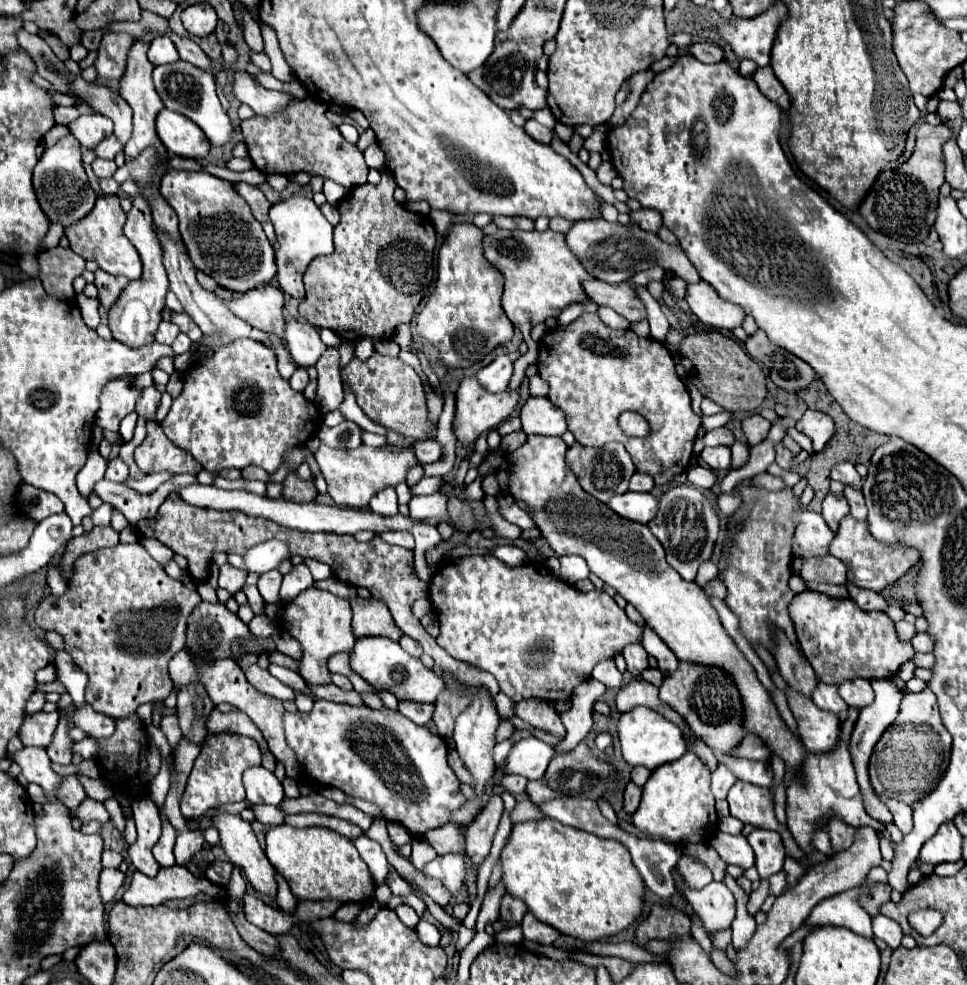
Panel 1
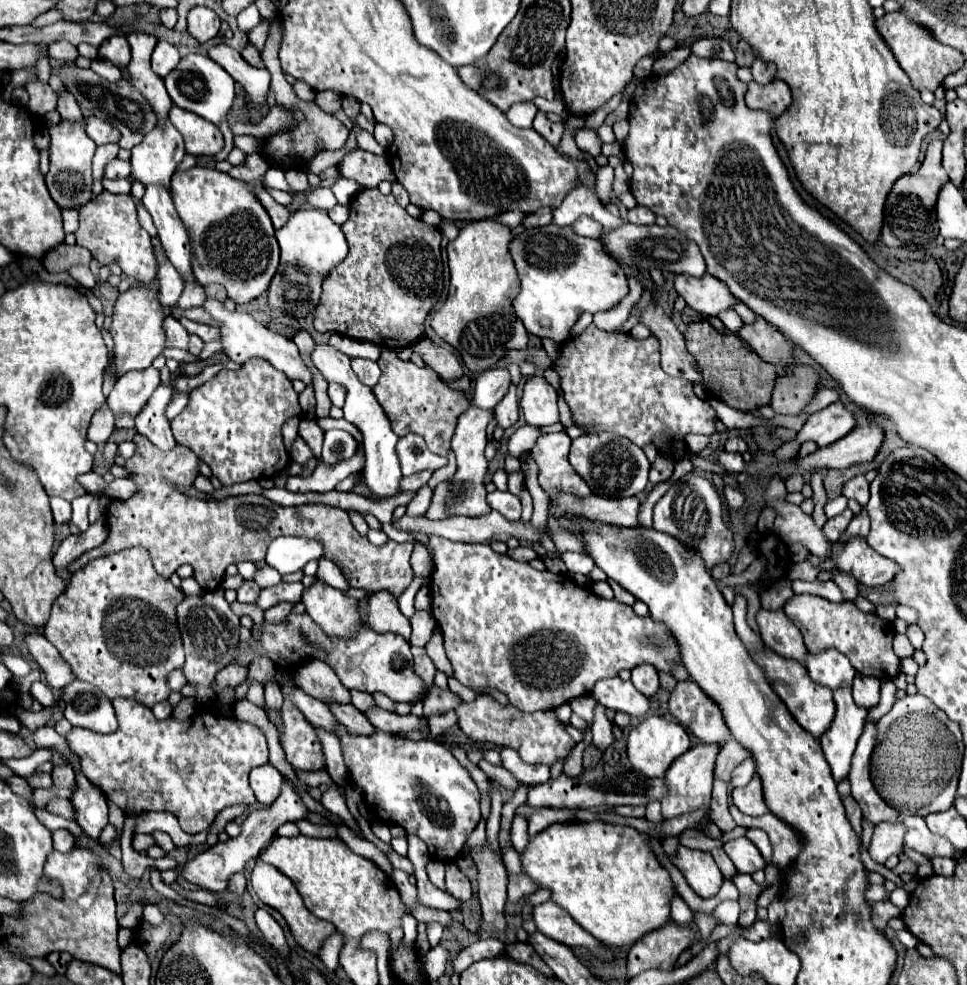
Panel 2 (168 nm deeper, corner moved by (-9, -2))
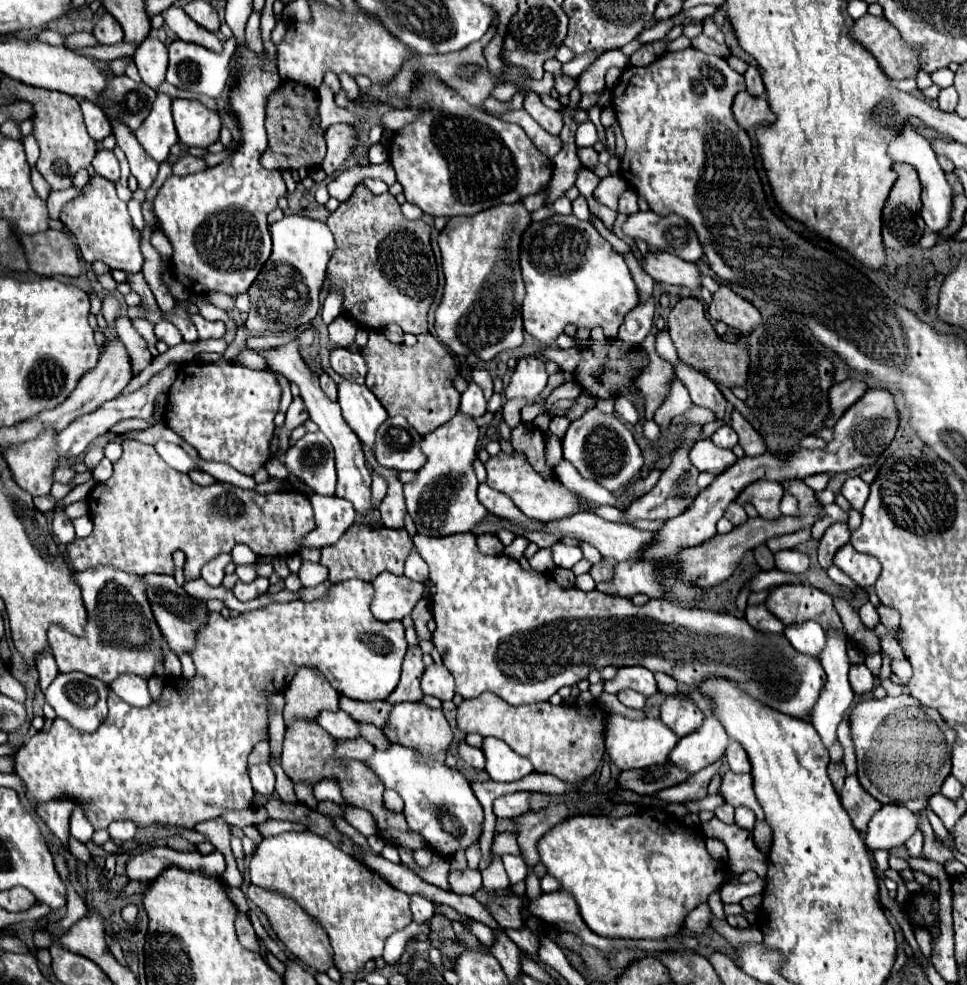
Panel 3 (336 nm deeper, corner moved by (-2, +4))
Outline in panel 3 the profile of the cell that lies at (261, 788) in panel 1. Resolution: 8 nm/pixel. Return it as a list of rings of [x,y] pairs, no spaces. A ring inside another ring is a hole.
[[[258,763],[248,767],[248,775],[252,781],[252,787],[260,795],[272,795],[274,793],[274,771],[268,763]]]

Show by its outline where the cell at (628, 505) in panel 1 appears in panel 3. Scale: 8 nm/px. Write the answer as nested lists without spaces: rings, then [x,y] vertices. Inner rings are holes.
[[[500,451],[496,457],[490,457],[488,463],[486,463],[486,471],[488,471],[488,481],[486,483],[490,487],[506,493],[526,517],[542,515],[540,521],[552,521],[552,519],[572,517],[576,513],[594,513],[596,511],[596,505],[584,505],[578,499],[576,493],[566,489],[566,485],[562,481],[558,481],[558,479],[544,479],[516,451],[512,455],[506,455],[504,451]],[[544,517],[552,517],[552,519],[544,519]]]

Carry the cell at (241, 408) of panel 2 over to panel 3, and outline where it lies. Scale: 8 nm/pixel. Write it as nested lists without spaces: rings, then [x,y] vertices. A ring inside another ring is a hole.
[[[228,361],[216,363],[184,363],[178,367],[178,377],[168,393],[166,425],[190,443],[204,461],[216,461],[232,465],[236,471],[254,475],[272,457],[270,441],[274,437],[274,415],[278,413],[282,387],[278,377],[270,369],[248,369]]]

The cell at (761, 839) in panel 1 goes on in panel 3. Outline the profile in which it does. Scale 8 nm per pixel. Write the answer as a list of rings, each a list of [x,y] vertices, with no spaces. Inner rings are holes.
[[[736,809],[736,825],[748,831],[754,831],[756,825],[756,815],[750,809]]]

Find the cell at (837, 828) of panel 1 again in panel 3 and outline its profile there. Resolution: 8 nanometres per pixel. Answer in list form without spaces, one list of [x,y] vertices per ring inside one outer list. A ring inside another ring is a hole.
[[[830,763],[828,767],[828,775],[830,775],[830,781],[836,789],[836,793],[842,793],[842,785],[844,785],[844,779],[846,779],[846,769],[844,769],[844,763]]]

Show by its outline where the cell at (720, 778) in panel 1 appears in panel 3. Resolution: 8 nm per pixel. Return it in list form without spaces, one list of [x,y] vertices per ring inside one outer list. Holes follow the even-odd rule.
[[[732,741],[726,749],[726,759],[728,759],[728,765],[734,773],[750,773],[750,761],[748,761],[748,755],[744,753],[744,747],[736,741]]]

